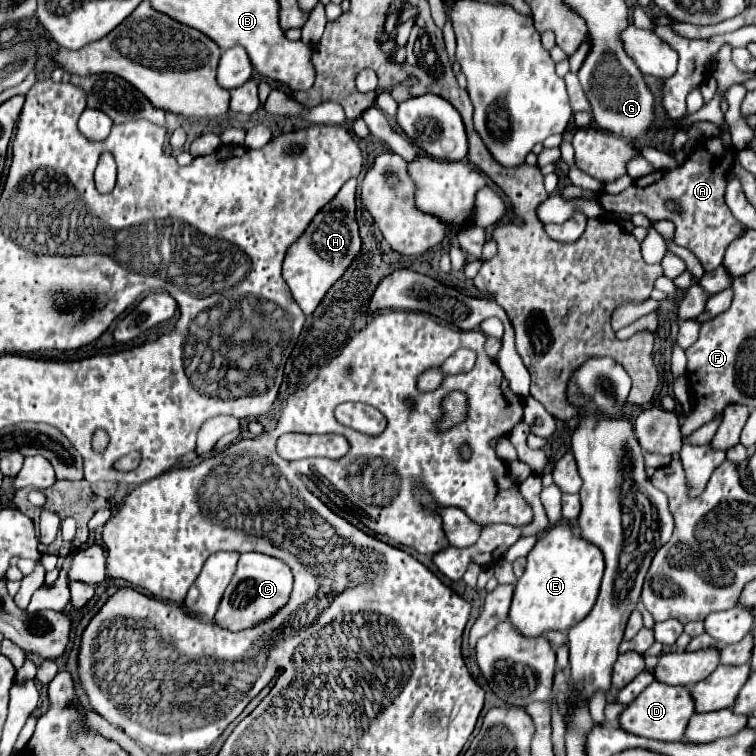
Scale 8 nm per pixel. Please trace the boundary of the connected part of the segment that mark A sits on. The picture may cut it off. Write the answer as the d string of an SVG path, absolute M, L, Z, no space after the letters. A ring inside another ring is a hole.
M703 138L681 166L673 170L653 170L651 174L633 180L633 184L619 194L583 190L571 184L561 190L561 198L595 200L607 212L617 212L617 214L641 212L651 222L669 220L675 224L675 236L673 236L675 244L691 250L703 264L705 272L711 272L721 264L727 246L747 230L743 224L739 224L739 220L735 220L735 216L731 216L731 210L725 204L725 186L729 172L731 172L731 152L725 148L721 138ZM667 198L677 200L683 206L683 212L671 214L665 208Z

